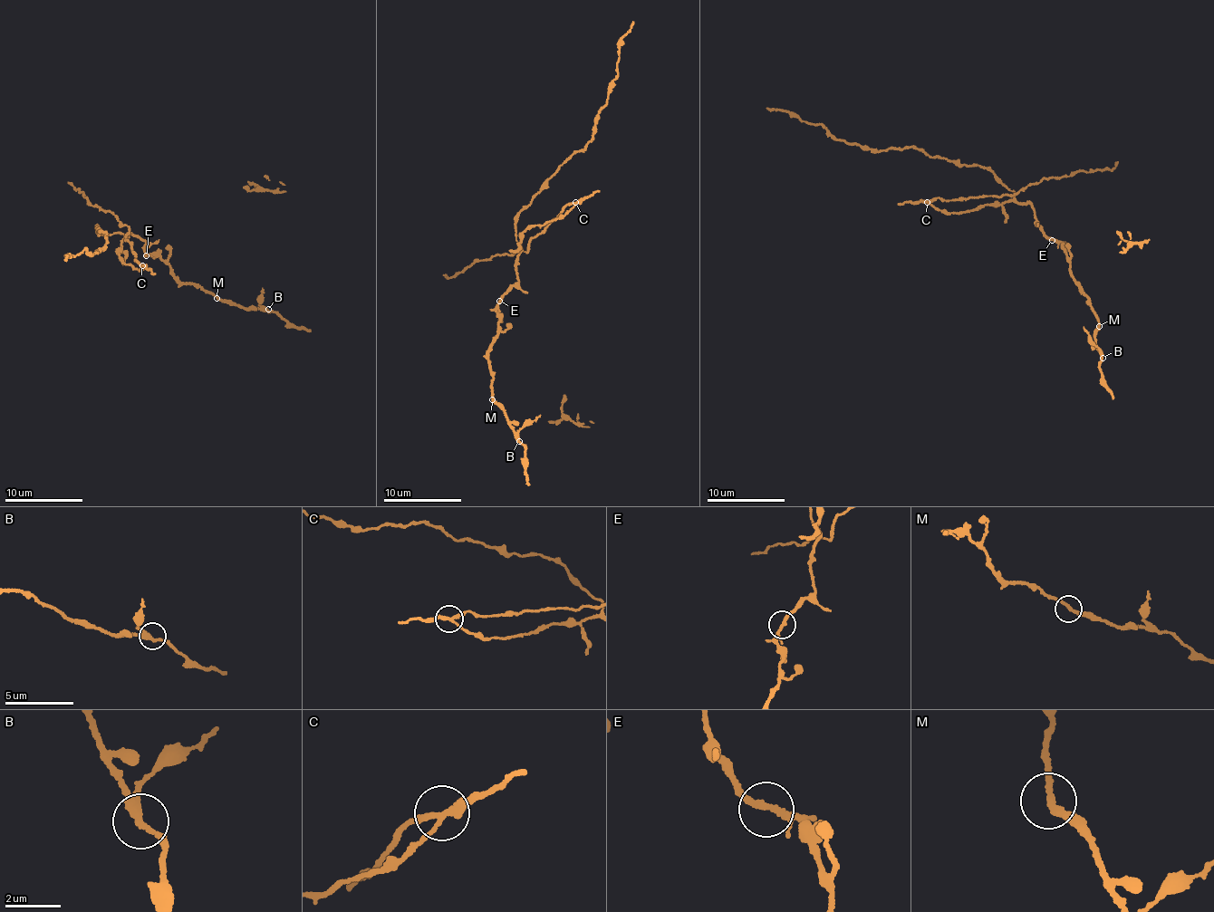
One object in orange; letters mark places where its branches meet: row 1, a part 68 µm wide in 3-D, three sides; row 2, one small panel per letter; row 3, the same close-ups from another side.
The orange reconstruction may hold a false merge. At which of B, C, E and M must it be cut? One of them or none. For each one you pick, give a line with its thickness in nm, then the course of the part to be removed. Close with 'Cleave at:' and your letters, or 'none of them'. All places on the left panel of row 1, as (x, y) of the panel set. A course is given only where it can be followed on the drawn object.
C: calibre 200 nm; course (141, 266), (126, 239), (128, 225), (117, 221), (113, 213), (87, 205), (78, 189), (68, 183)
Cleave at: C

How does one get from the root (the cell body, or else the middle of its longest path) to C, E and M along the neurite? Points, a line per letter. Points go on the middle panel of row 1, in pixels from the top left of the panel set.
C: (518, 283), (515, 270), (520, 235), (526, 229), (555, 219), (573, 206), (574, 202)
E: (518, 283), (499, 301)
M: (518, 283), (498, 303), (498, 333), (488, 355), (492, 399)

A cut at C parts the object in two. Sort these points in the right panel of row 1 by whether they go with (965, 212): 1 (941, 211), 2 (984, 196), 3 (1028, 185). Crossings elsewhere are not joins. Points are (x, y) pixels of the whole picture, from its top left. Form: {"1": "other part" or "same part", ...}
{"1": "same part", "2": "other part", "3": "other part"}

